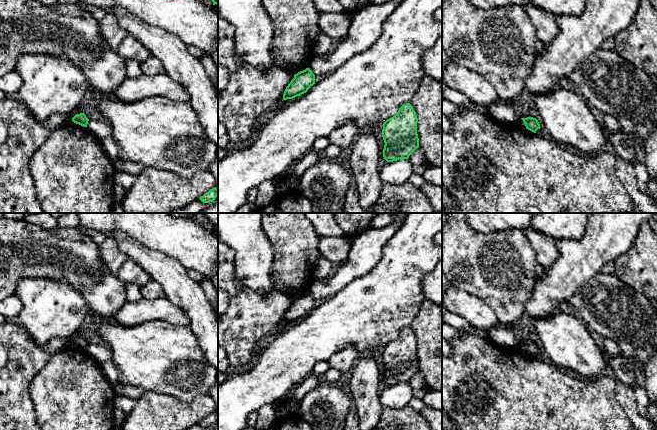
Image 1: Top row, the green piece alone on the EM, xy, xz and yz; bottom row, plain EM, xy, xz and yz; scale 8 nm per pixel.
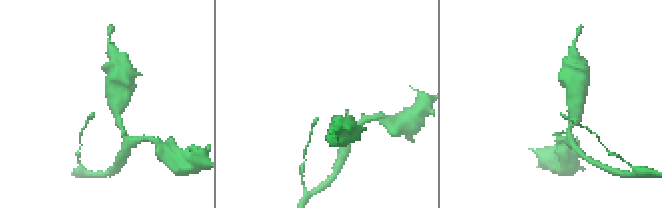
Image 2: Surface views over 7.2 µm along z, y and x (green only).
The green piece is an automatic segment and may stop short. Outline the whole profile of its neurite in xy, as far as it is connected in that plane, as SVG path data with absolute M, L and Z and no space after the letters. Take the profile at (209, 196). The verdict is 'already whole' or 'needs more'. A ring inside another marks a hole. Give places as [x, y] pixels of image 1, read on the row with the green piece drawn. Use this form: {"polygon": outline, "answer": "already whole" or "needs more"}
{"polygon": "M214 187L214 188L210 189L208 192L206 192L199 199L203 203L210 203L210 202L213 202L217 196L218 196L218 189L216 187Z", "answer": "already whole"}

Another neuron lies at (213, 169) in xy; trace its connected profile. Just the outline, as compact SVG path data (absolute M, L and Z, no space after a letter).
M218 149L216 152L216 158L210 165L208 171L213 175L215 179L215 187L218 189Z

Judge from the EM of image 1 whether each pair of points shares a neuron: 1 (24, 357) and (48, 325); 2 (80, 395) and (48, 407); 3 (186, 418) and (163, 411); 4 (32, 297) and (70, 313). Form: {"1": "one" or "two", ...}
{"1": "two", "2": "one", "3": "one", "4": "one"}

